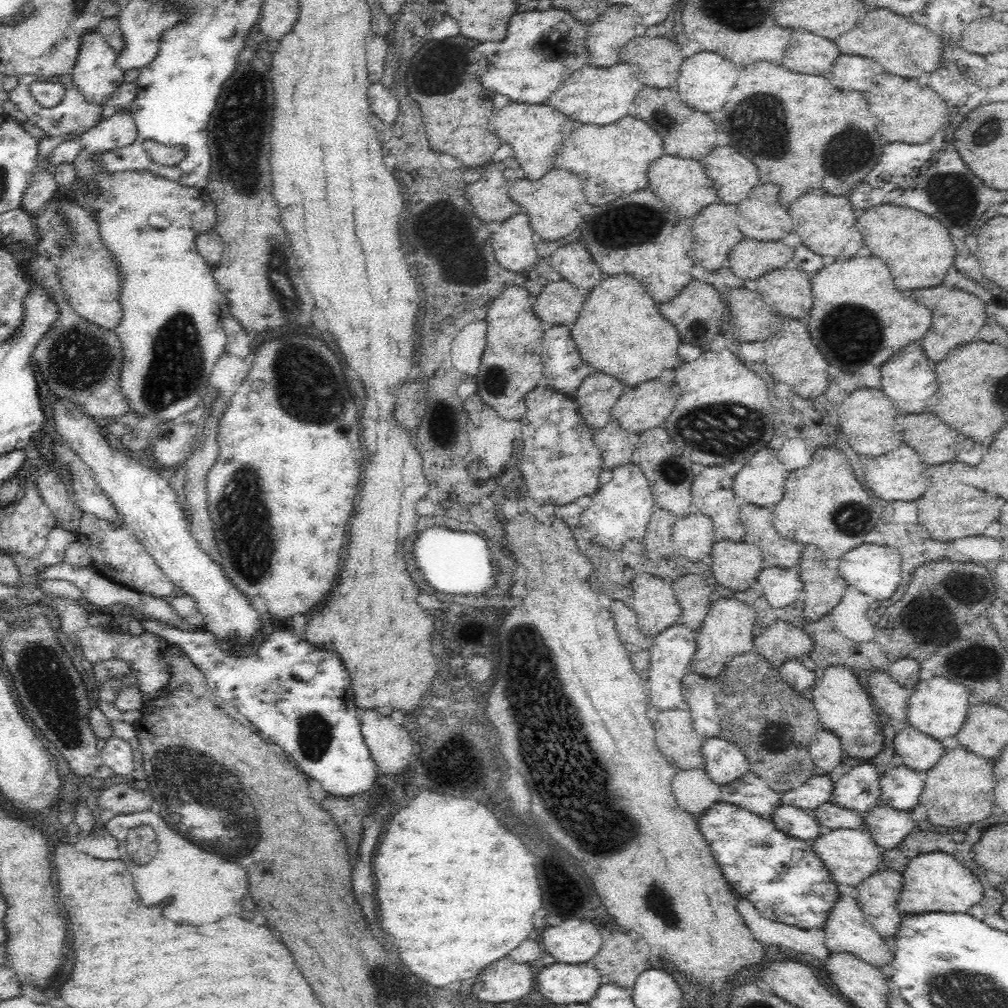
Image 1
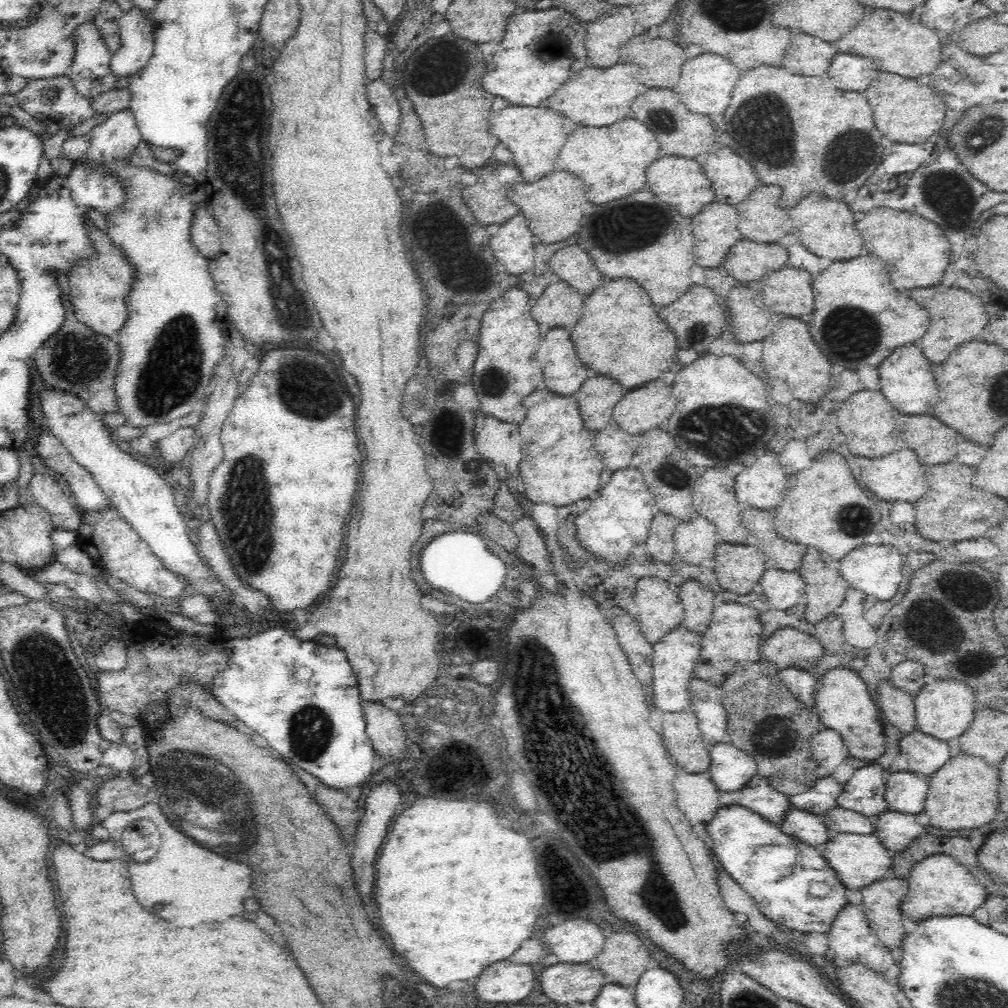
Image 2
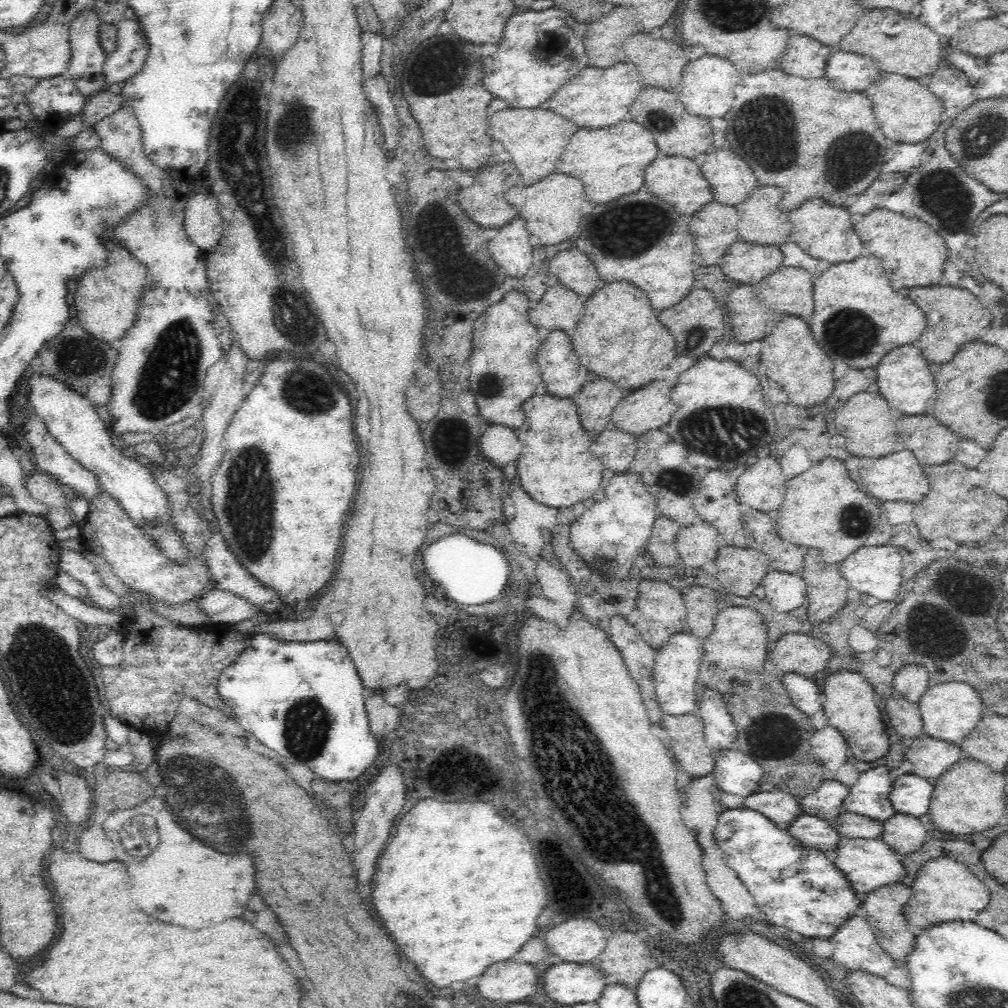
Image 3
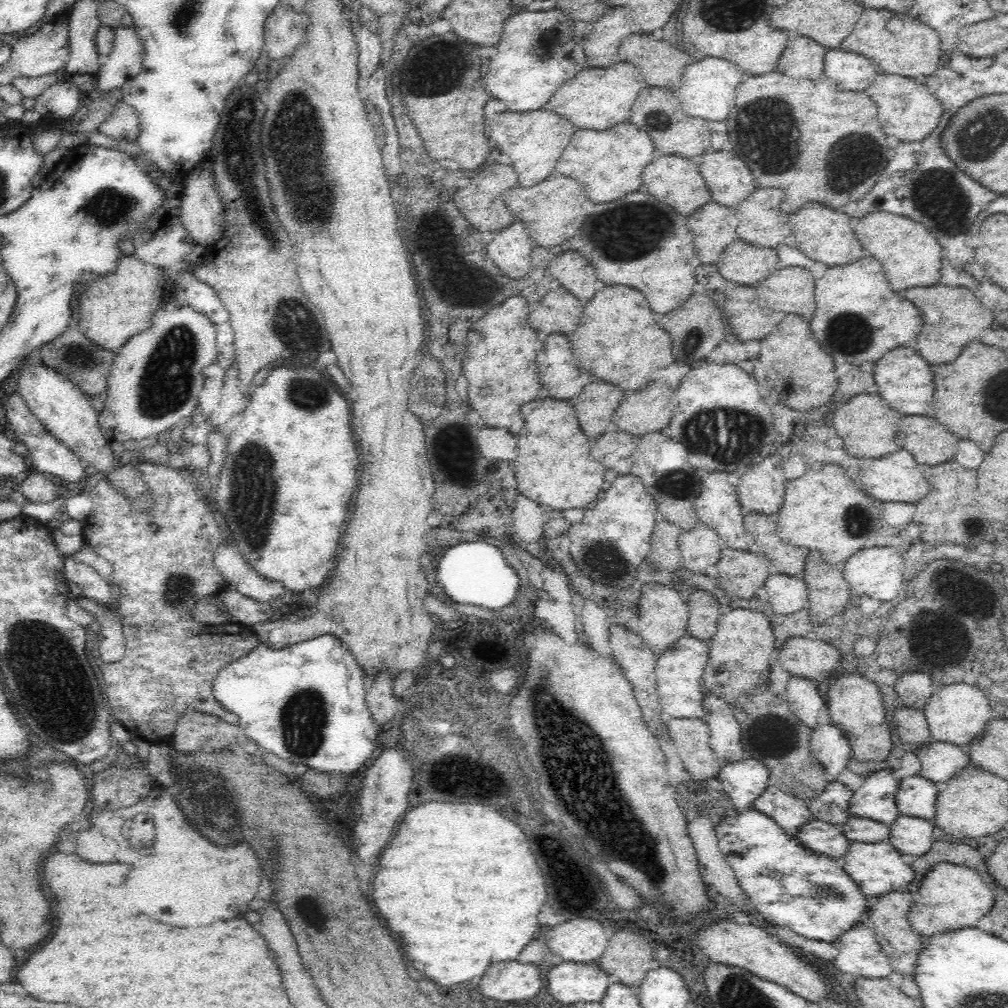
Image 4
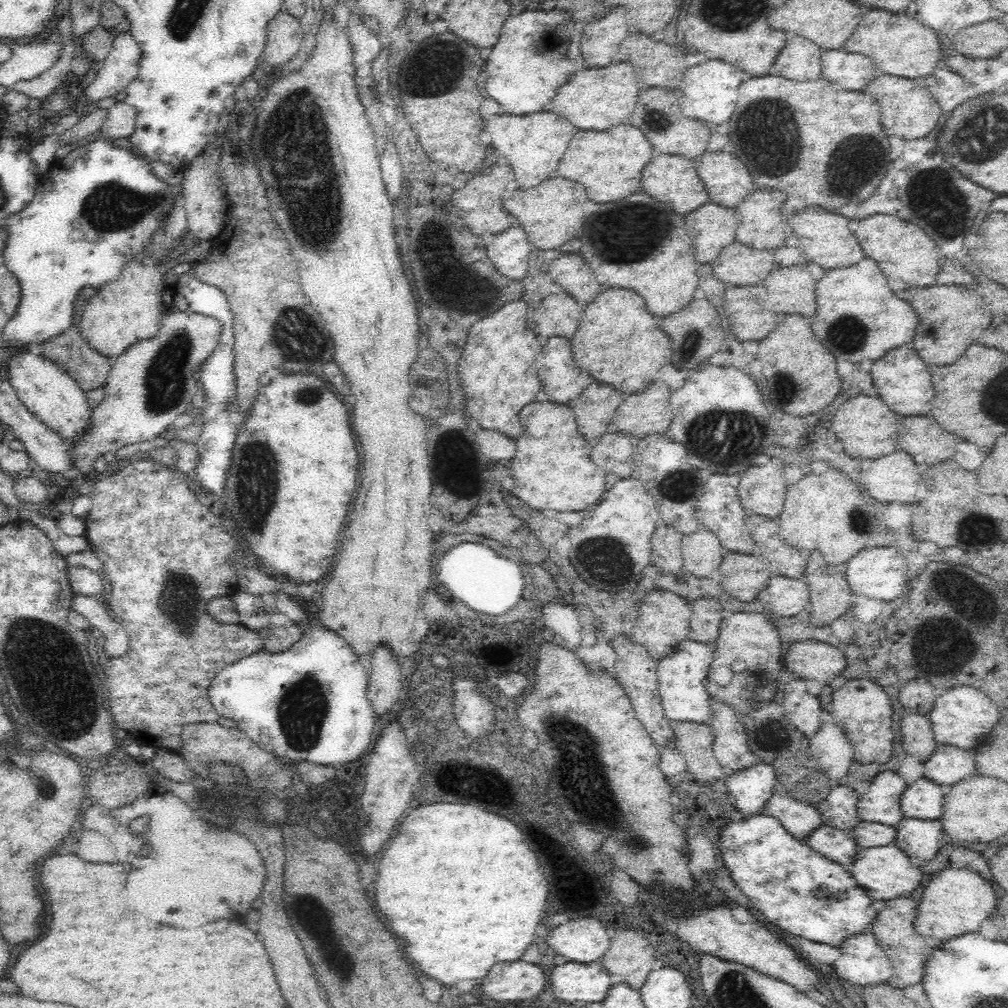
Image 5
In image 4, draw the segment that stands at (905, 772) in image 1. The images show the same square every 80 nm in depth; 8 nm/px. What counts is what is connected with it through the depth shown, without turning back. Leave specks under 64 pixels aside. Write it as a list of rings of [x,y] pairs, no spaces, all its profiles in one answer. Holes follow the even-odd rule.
[[[921,775],[900,781],[896,805],[900,815],[929,820],[936,816],[938,787]]]

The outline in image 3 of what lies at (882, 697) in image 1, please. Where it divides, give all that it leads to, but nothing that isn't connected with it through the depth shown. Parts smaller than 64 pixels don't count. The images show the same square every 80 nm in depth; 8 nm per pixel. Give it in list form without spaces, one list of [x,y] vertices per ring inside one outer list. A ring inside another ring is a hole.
[[[898,695],[888,697],[885,701],[886,712],[888,712],[898,736],[907,742],[926,735],[923,731],[919,705],[910,703]]]

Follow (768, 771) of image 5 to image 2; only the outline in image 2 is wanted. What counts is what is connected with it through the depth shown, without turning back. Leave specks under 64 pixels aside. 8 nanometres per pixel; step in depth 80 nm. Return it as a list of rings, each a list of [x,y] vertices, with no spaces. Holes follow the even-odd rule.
[[[729,741],[709,749],[712,782],[724,792],[741,791],[758,774],[755,760]]]

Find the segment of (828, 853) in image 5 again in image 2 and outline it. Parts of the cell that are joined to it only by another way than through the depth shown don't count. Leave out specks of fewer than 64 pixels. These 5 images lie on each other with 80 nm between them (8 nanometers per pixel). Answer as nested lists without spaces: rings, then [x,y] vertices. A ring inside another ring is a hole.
[[[797,809],[786,814],[779,828],[784,834],[819,849],[830,844],[835,837],[819,816]]]

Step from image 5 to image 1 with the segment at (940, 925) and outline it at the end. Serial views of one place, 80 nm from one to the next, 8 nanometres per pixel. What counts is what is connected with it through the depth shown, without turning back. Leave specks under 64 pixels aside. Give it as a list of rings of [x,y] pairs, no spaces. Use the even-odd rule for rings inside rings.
[[[929,852],[915,856],[903,872],[904,890],[896,907],[902,914],[968,913],[983,899],[984,888],[973,871],[945,852]]]

